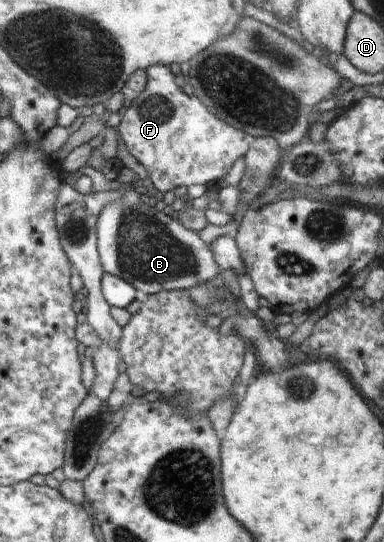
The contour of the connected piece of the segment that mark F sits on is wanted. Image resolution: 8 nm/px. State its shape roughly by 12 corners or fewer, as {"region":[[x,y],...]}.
{"region":[[146,69],[119,133],[168,193],[215,187],[247,134]]}

